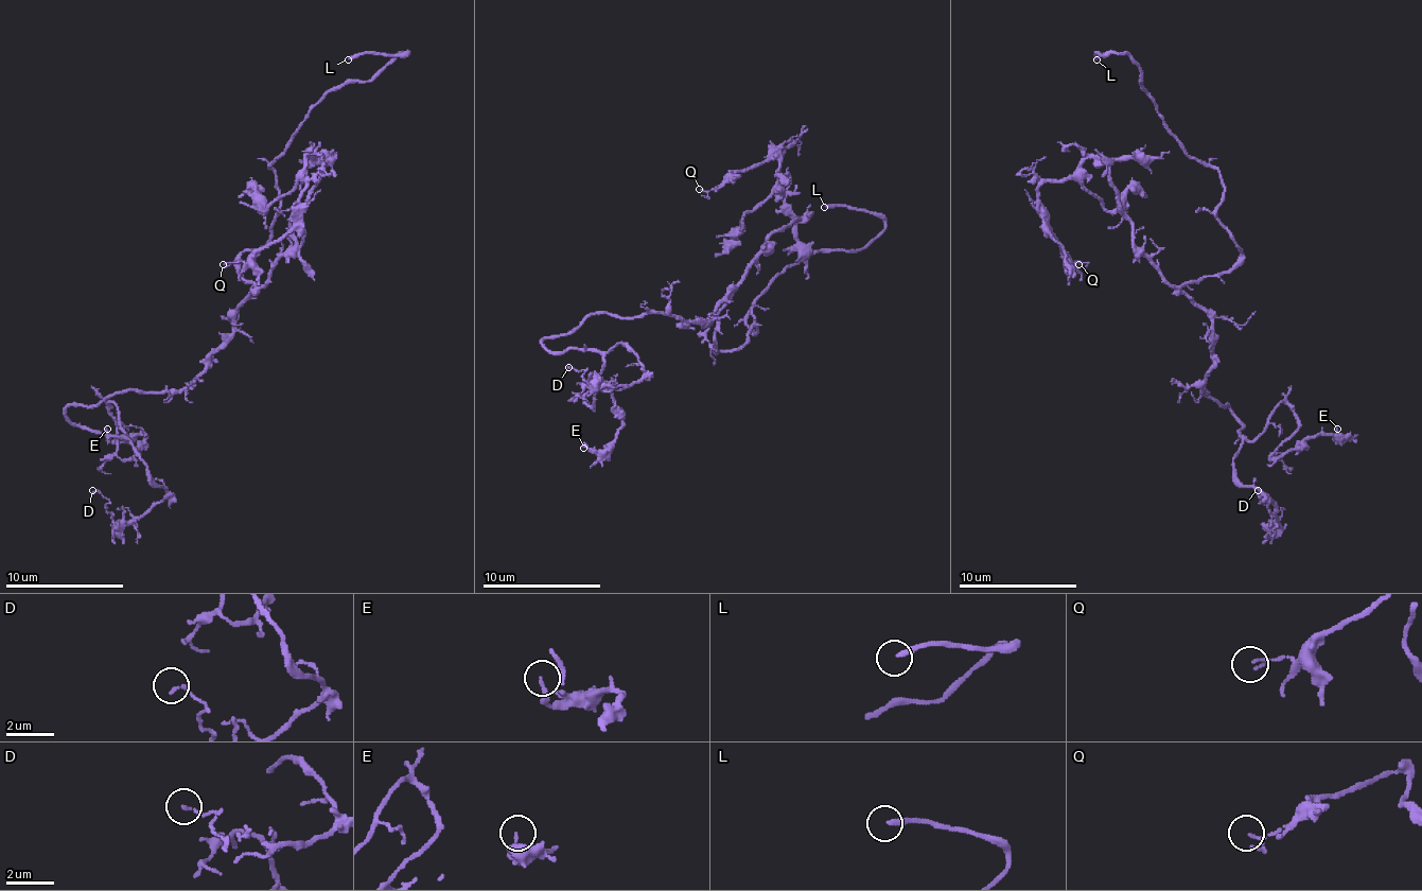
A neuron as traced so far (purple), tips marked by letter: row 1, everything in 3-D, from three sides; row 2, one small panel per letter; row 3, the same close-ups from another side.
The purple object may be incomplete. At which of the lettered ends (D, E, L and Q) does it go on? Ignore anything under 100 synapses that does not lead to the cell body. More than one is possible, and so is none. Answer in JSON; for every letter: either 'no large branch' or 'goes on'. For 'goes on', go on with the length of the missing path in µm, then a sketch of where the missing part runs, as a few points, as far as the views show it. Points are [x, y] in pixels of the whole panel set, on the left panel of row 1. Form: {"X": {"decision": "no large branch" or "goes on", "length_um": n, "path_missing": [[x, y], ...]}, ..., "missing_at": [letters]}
{"D": {"decision": "no large branch"}, "E": {"decision": "no large branch"}, "L": {"decision": "goes on", "length_um": 20, "path_missing": [[348, 59], [294, 59], [249, 74], [211, 77], [196, 83], [169, 86], [172, 83]]}, "Q": {"decision": "no large branch"}, "missing_at": ["L"]}

